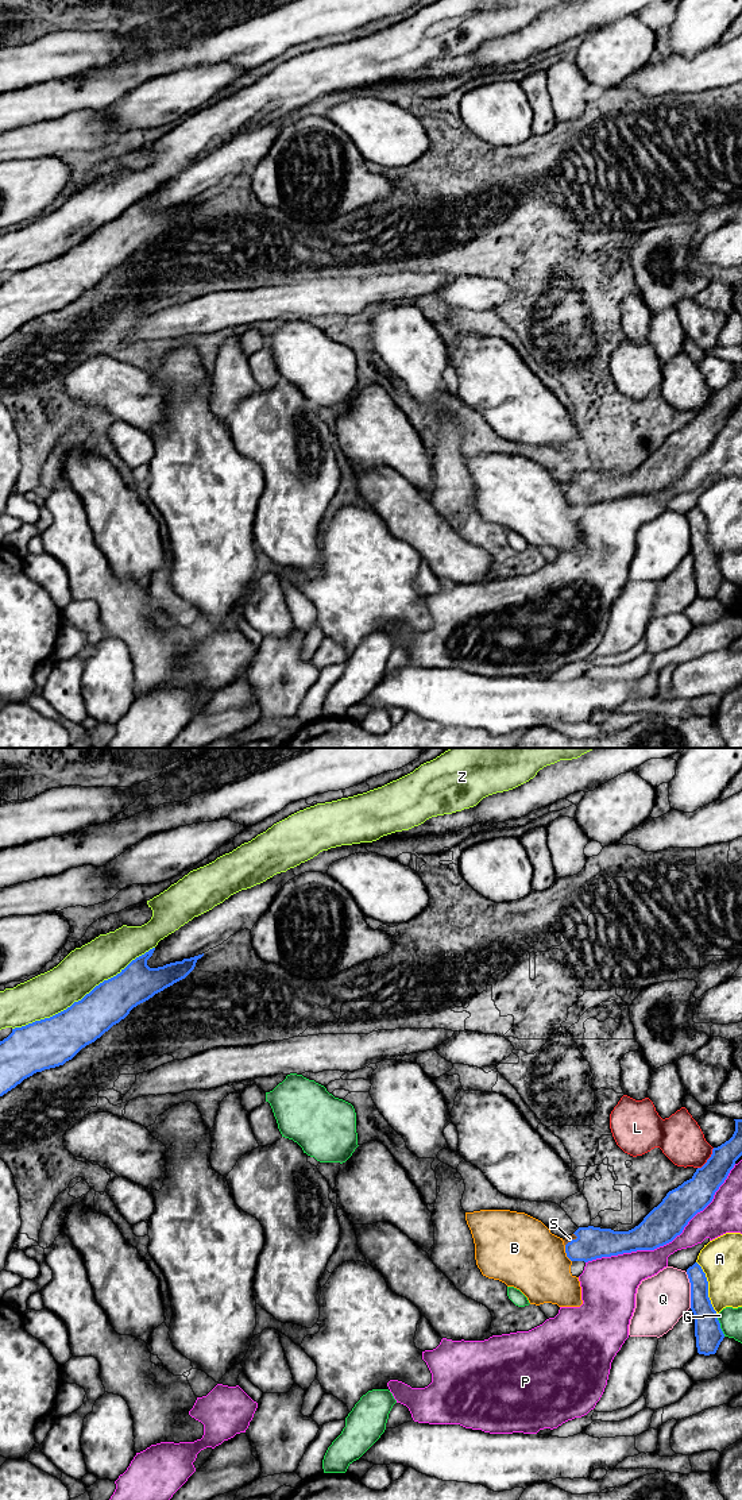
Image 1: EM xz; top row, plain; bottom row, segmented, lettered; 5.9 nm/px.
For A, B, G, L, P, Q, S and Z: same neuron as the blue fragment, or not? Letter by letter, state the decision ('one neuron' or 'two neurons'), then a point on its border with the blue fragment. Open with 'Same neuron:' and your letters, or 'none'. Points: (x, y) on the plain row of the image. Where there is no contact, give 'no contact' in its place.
Same neuron: S
A: two neurons; contact xz (707, 532)
B: two neurons; contact xz (565, 496)
G: two neurons; contact xz (719, 569)
L: two neurons; contact xz (708, 403)
P: two neurons; contact xz (668, 486)
Q: two neurons; contact xz (691, 533)
S: one neuron; contact xz (572, 484)
Z: two neurons; contact xz (84, 240)

